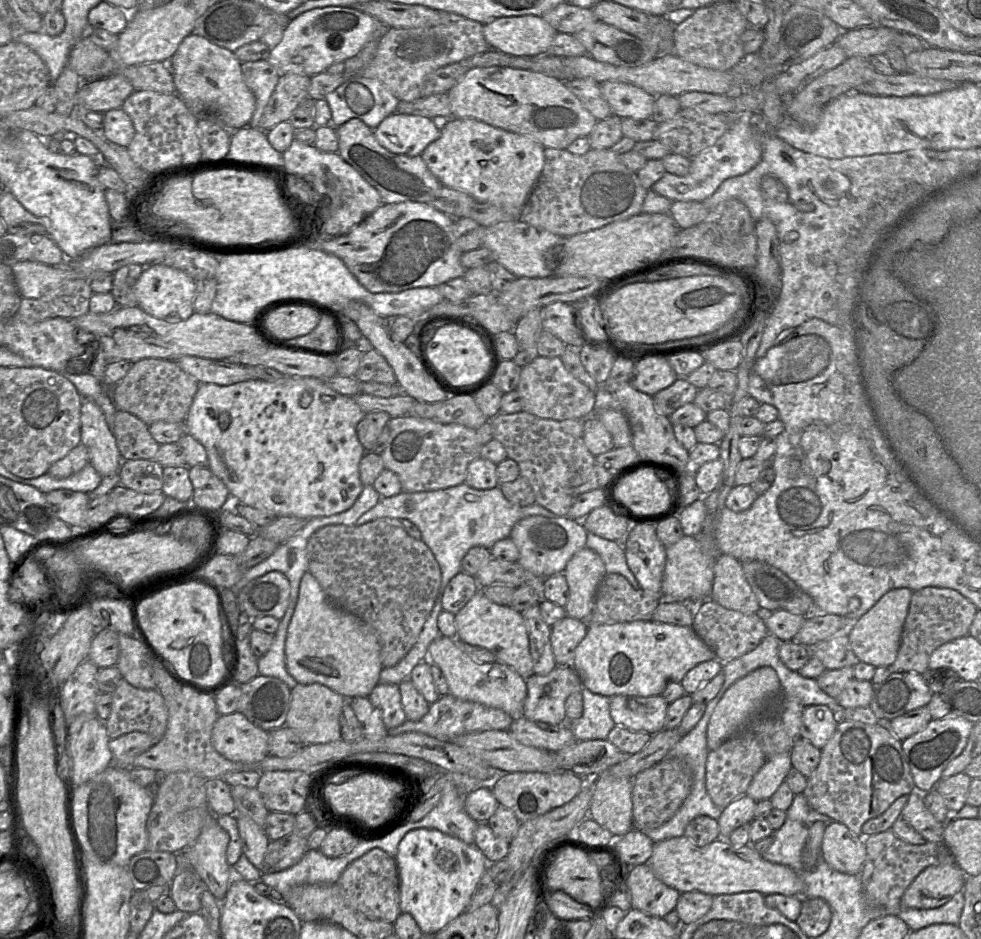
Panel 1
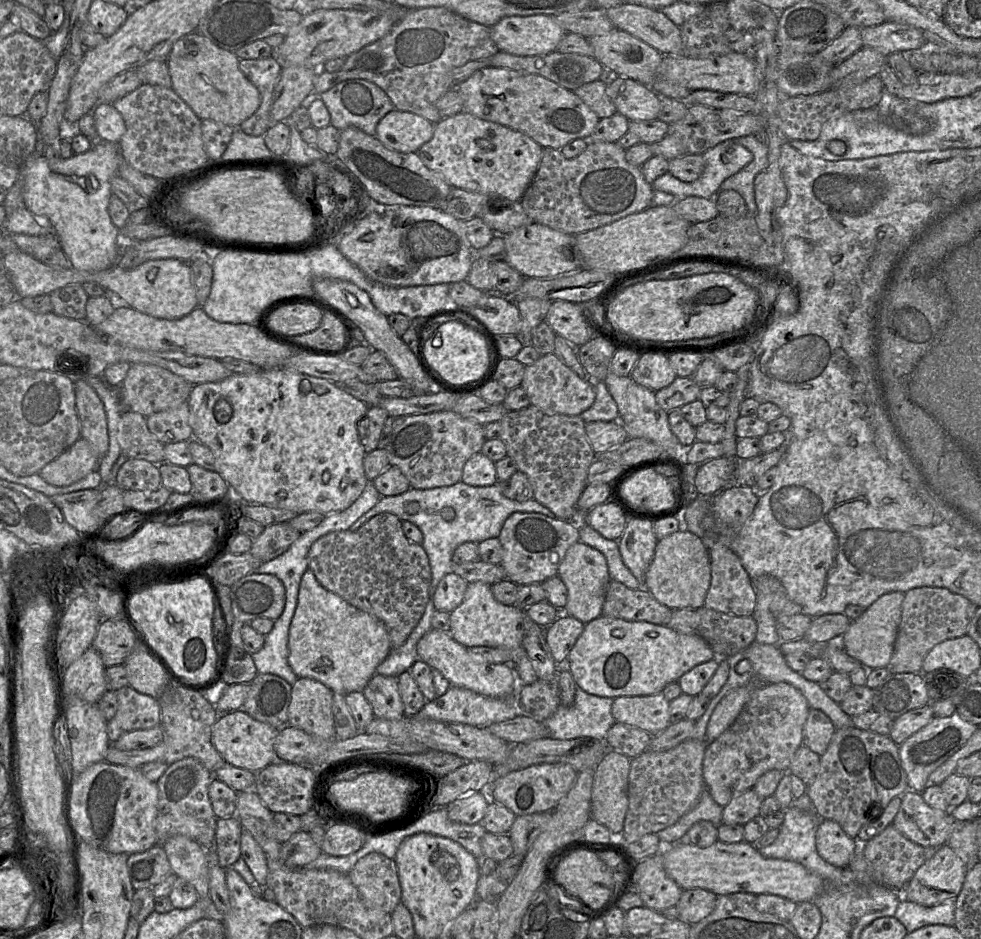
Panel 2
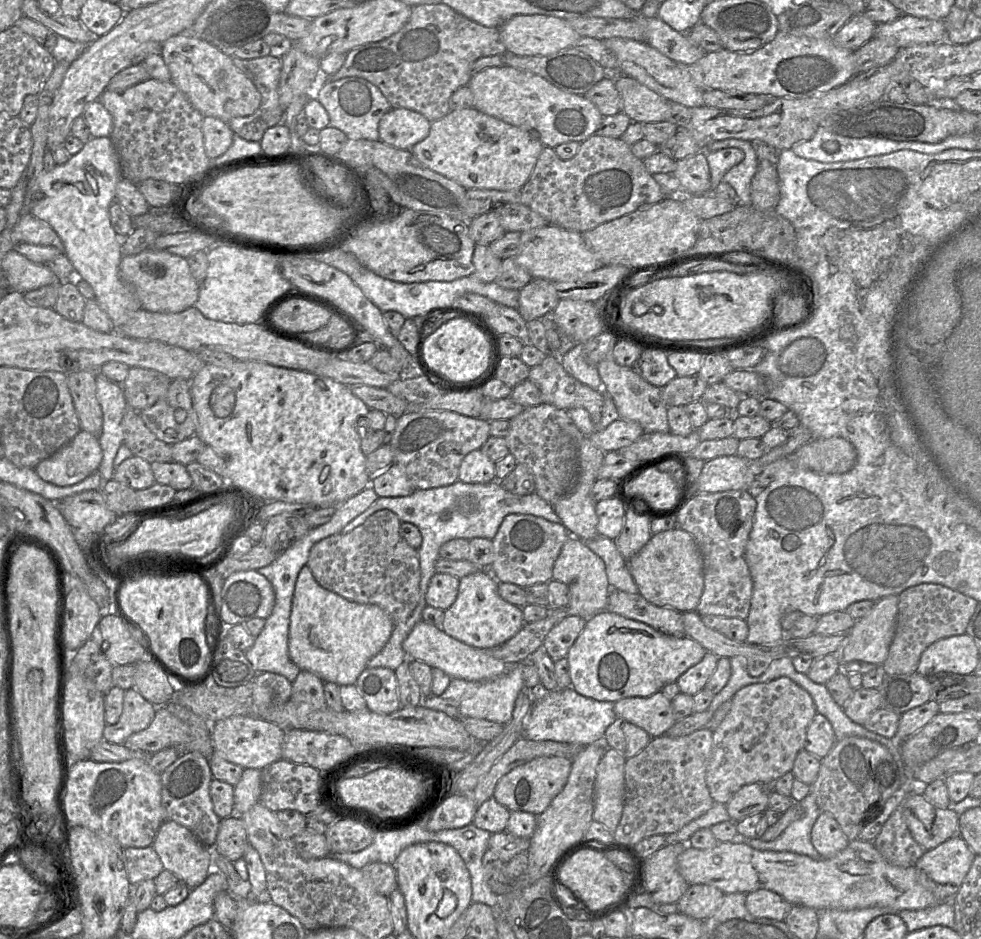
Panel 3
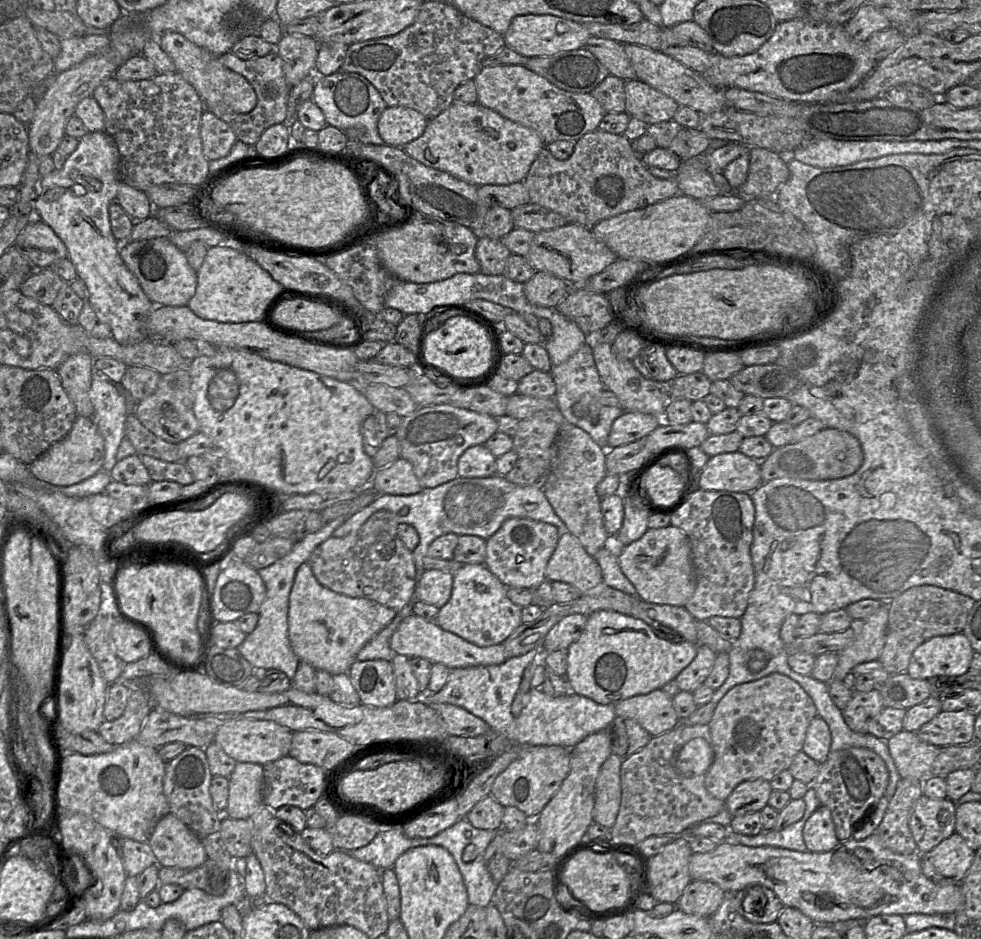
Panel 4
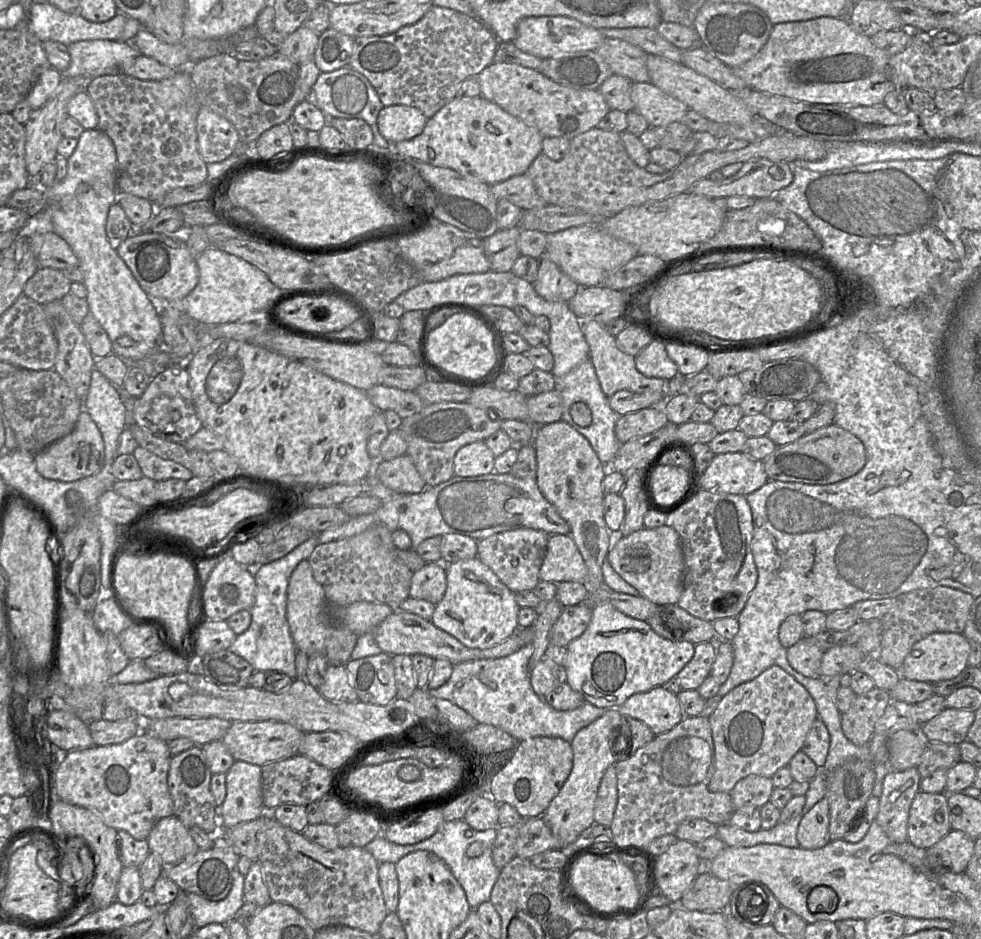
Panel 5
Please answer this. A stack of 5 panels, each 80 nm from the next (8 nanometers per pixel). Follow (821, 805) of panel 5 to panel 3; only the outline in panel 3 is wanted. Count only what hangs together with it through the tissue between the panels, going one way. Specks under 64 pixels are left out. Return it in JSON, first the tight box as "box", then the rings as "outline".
{"box":[811,812,849,858],"outline":[[[821,812],[811,831],[811,842],[823,858],[830,858],[845,849],[849,840],[836,819],[827,812]]]}

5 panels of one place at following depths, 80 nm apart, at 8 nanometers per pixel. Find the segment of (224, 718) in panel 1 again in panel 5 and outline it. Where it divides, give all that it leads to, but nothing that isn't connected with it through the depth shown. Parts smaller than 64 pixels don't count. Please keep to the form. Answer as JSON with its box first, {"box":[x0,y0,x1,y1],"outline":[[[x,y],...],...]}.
{"box":[221,721,304,766],"outline":[[[279,721],[232,722],[221,741],[235,760],[263,766],[293,757],[299,753],[299,746],[304,733],[291,724]]]}

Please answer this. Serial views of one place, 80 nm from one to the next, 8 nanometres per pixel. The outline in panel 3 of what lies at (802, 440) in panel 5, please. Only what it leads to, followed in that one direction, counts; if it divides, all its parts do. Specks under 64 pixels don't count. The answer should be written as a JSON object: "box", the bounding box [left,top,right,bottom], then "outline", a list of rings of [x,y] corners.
{"box":[747,437,857,497],"outline":[[[842,437],[814,438],[795,452],[767,465],[755,478],[755,486],[747,491],[756,497],[777,476],[781,469],[808,469],[824,474],[842,474],[856,464],[857,451]]]}

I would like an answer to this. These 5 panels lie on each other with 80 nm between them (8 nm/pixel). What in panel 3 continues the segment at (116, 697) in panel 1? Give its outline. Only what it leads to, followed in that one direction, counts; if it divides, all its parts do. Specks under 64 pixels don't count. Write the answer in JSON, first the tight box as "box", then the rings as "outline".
{"box":[103,688,157,744],"outline":[[[134,688],[125,690],[121,716],[115,724],[105,725],[103,739],[114,744],[124,744],[132,734],[150,725],[156,710],[157,707]]]}

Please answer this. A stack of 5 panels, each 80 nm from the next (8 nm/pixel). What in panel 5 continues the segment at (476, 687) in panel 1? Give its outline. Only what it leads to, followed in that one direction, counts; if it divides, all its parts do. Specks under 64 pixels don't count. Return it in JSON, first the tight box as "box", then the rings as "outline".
{"box":[374,609,522,664],"outline":[[[400,609],[389,615],[374,629],[374,637],[382,652],[390,656],[405,654],[424,654],[433,659],[447,659],[452,664],[459,664],[478,659],[497,659],[508,656],[522,647],[519,635],[516,633],[505,641],[485,649],[469,648],[449,633],[437,628],[431,621],[425,620],[419,615]]]}

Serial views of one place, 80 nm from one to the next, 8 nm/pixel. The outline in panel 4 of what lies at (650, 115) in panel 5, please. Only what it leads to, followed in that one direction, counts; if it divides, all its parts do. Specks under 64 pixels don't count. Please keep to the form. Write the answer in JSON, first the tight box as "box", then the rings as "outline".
{"box":[624,79,679,124],"outline":[[[638,79],[624,83],[625,112],[647,124],[673,119],[679,104],[671,97]]]}

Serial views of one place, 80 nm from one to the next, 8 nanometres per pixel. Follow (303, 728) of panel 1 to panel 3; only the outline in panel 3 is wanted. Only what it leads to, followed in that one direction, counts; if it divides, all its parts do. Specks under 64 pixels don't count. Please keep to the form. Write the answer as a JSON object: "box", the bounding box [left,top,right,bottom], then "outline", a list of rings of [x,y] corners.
{"box":[289,670,328,710],"outline":[[[300,670],[292,683],[292,692],[289,699],[294,703],[305,703],[317,710],[328,708],[324,697],[324,681],[316,674]]]}

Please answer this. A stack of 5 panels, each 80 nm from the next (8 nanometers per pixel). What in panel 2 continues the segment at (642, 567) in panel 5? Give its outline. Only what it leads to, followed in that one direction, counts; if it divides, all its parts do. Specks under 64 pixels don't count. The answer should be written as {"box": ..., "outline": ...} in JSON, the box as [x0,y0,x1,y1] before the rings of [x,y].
{"box":[644,531,711,609],"outline":[[[677,531],[658,540],[653,561],[644,578],[645,587],[668,608],[698,609],[704,606],[711,582],[710,555],[704,541],[690,531]]]}

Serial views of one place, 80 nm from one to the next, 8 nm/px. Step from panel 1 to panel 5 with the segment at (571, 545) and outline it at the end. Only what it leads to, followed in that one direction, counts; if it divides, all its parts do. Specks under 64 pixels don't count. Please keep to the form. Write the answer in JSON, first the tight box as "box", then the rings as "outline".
{"box":[477,528,550,591],"outline":[[[530,528],[500,532],[478,541],[477,557],[512,591],[532,591],[540,582],[542,566],[550,534]]]}

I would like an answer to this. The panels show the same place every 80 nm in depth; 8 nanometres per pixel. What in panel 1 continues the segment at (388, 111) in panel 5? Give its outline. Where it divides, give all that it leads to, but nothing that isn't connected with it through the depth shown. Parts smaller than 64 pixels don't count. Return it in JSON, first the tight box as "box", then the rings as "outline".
{"box":[374,112,440,156],"outline":[[[394,112],[379,124],[374,134],[377,141],[394,154],[421,156],[424,149],[440,137],[440,122],[423,116]]]}

